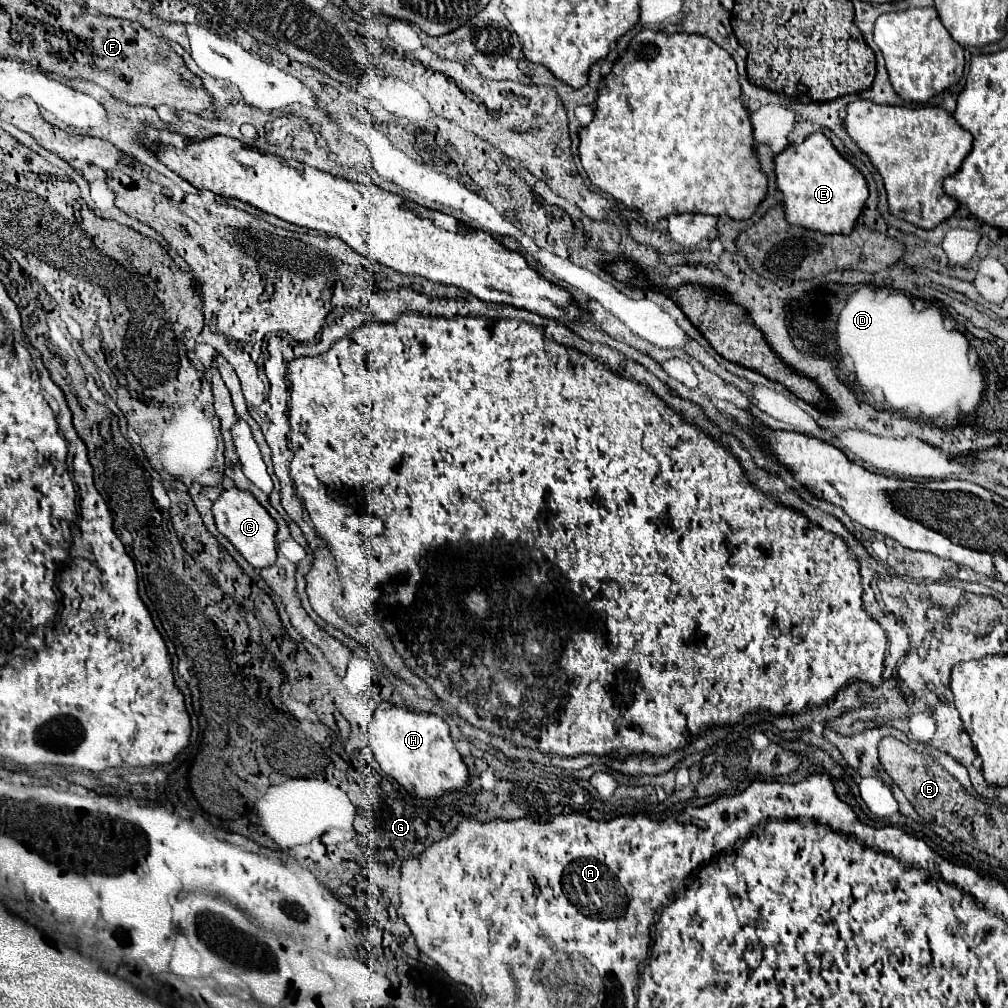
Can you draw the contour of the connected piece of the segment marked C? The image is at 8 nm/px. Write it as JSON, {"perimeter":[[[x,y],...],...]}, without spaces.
{"perimeter":[[[236,487],[226,489],[216,503],[212,505],[214,521],[218,531],[236,547],[236,551],[254,567],[264,569],[276,561],[276,521],[268,515],[268,511],[252,497],[248,491],[240,491]]]}

